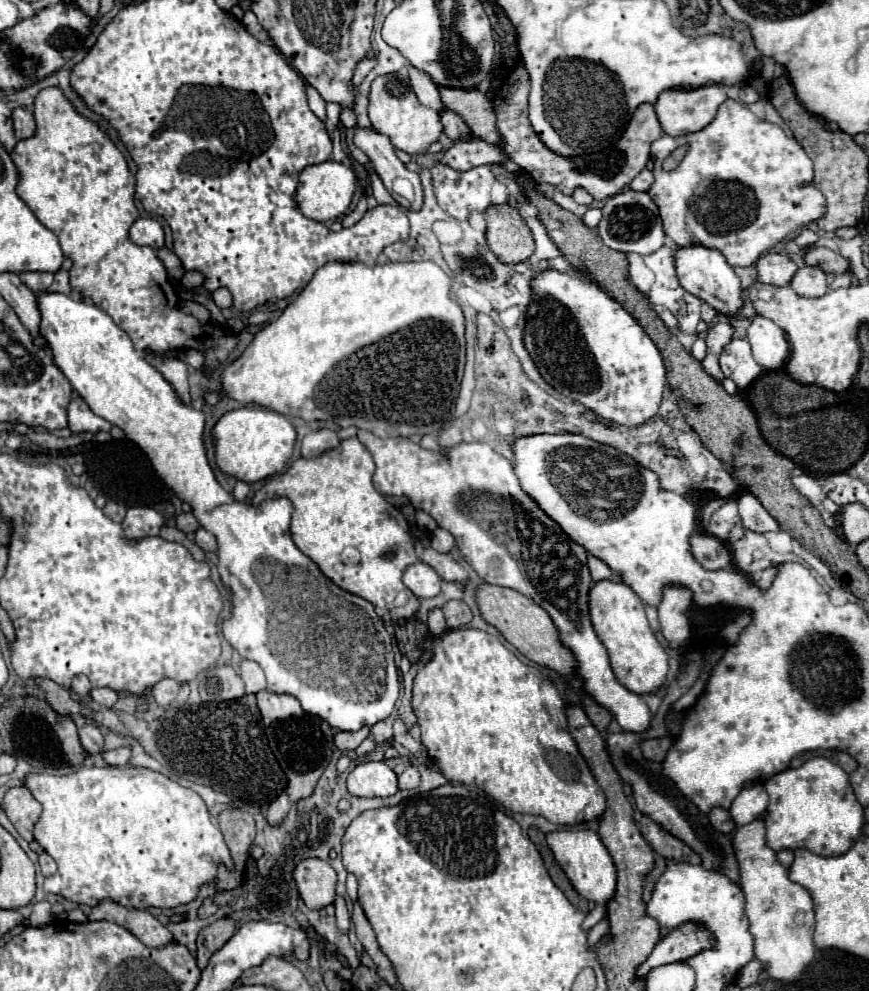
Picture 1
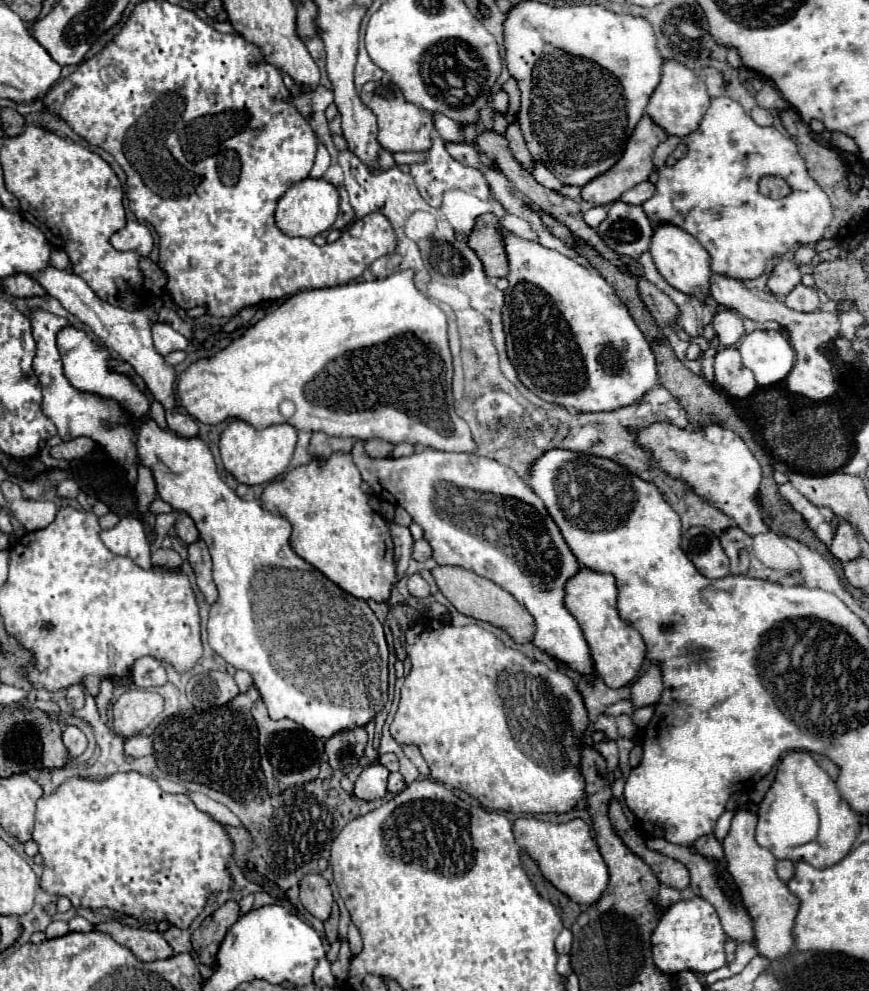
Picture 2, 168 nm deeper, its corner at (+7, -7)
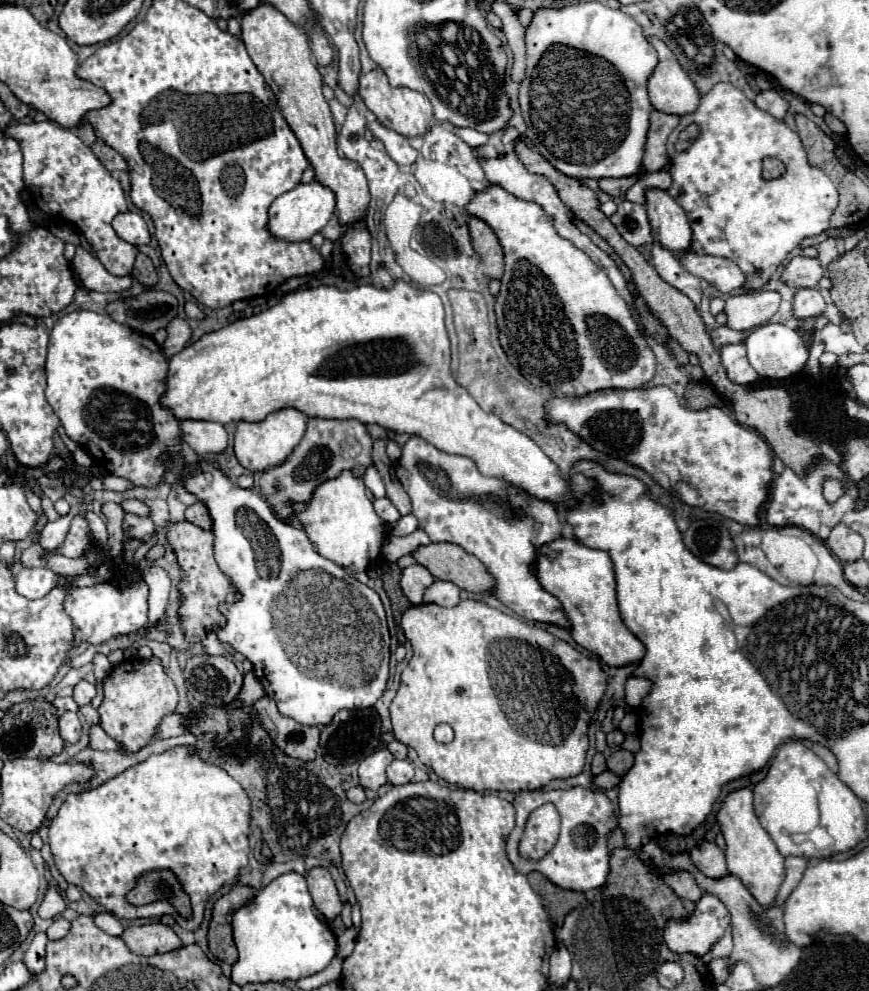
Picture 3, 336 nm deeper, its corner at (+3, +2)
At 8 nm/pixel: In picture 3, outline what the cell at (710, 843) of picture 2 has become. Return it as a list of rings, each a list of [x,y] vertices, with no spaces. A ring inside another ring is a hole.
[[[701,841],[697,847],[691,849],[691,859],[707,877],[727,875],[725,851],[719,849],[715,841]]]

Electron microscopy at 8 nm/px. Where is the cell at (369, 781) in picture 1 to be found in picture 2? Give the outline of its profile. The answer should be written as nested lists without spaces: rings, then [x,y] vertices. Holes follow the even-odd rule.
[[[381,764],[367,766],[355,781],[355,796],[361,800],[377,800],[387,794],[389,770]]]

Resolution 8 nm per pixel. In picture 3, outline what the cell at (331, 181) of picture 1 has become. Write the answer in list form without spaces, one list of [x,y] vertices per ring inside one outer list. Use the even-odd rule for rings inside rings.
[[[319,181],[301,183],[295,189],[279,195],[269,209],[269,231],[285,241],[305,241],[319,233],[335,213],[335,193]]]

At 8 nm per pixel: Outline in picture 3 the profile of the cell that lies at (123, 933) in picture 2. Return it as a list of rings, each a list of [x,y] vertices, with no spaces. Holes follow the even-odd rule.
[[[149,923],[149,925],[135,925],[127,927],[121,935],[125,945],[139,955],[155,955],[167,953],[181,947],[181,939],[173,933],[171,927],[163,923]]]

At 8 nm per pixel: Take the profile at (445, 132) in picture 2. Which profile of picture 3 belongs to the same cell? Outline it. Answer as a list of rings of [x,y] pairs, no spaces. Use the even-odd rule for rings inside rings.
[[[453,127],[453,133],[455,133],[459,139],[463,139],[469,147],[473,147],[473,149],[477,149],[477,147],[481,147],[481,145],[487,143],[487,135],[485,135],[485,133],[479,133],[479,131],[475,131],[475,129]]]

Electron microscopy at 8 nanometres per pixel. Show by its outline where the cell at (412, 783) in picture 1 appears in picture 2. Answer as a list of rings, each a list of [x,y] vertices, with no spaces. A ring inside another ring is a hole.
[[[391,772],[389,774],[389,782],[387,782],[387,790],[393,794],[399,794],[405,788],[405,778],[401,772]]]

